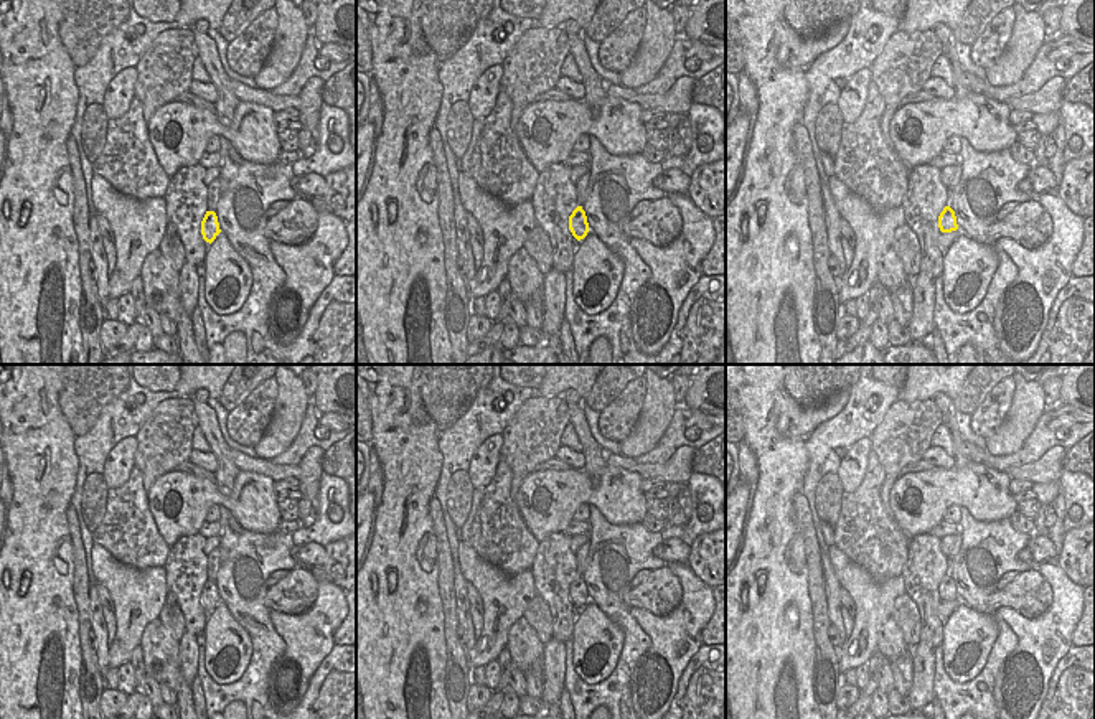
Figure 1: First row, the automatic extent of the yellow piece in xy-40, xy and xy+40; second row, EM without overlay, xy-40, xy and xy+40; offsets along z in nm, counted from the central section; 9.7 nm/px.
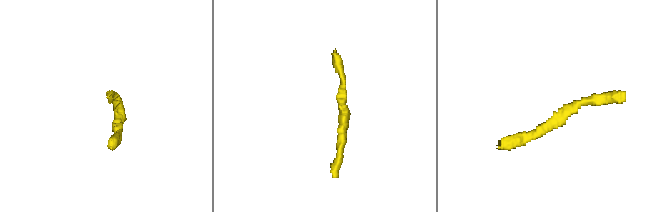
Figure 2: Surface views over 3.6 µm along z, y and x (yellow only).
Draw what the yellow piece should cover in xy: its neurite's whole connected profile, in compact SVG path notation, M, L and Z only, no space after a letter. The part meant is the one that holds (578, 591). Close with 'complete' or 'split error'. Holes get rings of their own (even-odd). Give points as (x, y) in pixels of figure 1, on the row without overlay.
M577 576L569 585L569 599L577 610L587 605L589 592L587 592L587 585L582 576Z | complete

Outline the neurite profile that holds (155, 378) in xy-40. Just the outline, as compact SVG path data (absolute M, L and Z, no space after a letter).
M134 364L134 379L152 392L176 389L180 381L178 364Z

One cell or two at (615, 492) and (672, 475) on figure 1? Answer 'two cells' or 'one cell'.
two cells

